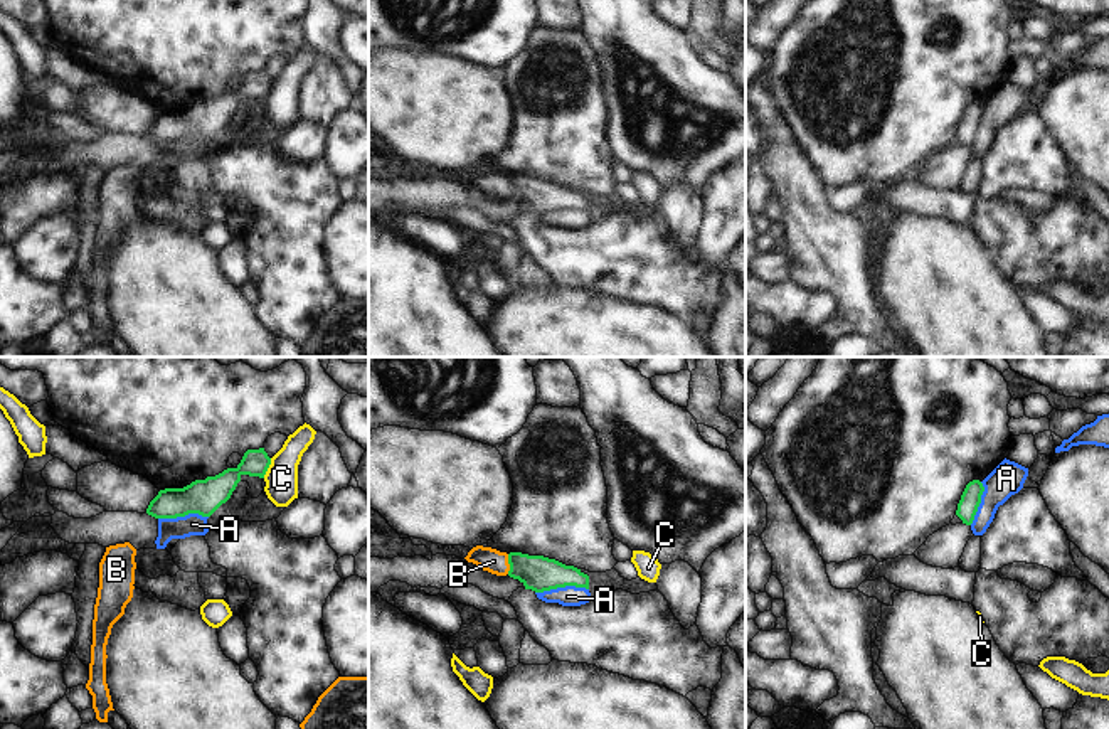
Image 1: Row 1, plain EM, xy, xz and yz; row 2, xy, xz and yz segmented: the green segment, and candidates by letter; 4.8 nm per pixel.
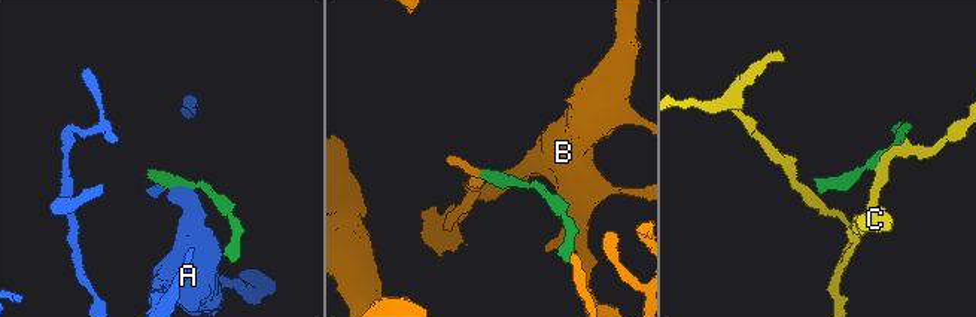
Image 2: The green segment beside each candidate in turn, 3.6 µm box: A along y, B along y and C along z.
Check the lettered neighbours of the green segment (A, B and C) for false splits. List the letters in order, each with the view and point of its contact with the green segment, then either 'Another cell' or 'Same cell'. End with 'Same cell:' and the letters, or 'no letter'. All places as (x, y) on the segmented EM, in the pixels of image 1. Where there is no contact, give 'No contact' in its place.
A: Touches green at xz (561, 586). Another cell
B: Touches green at xz (509, 563). Same cell
C: Touches green at xy (266, 468). Another cell
Same cell: B.

